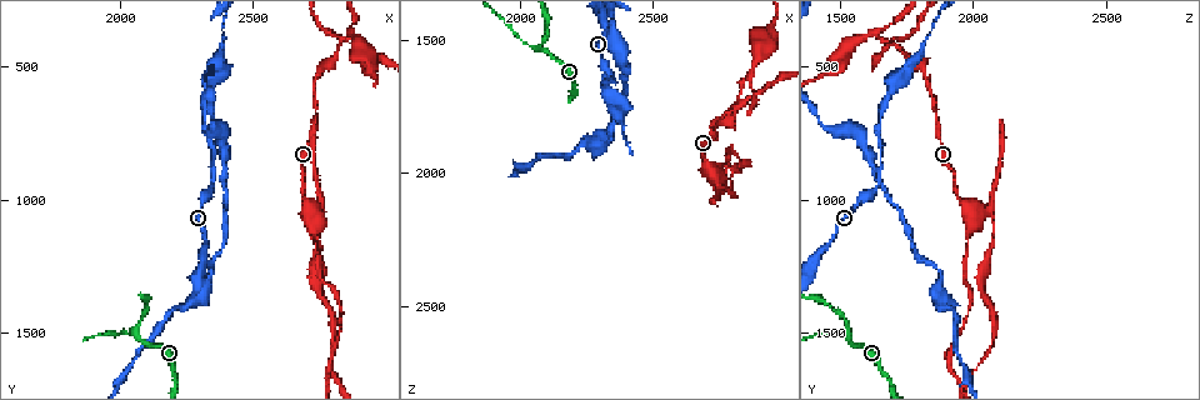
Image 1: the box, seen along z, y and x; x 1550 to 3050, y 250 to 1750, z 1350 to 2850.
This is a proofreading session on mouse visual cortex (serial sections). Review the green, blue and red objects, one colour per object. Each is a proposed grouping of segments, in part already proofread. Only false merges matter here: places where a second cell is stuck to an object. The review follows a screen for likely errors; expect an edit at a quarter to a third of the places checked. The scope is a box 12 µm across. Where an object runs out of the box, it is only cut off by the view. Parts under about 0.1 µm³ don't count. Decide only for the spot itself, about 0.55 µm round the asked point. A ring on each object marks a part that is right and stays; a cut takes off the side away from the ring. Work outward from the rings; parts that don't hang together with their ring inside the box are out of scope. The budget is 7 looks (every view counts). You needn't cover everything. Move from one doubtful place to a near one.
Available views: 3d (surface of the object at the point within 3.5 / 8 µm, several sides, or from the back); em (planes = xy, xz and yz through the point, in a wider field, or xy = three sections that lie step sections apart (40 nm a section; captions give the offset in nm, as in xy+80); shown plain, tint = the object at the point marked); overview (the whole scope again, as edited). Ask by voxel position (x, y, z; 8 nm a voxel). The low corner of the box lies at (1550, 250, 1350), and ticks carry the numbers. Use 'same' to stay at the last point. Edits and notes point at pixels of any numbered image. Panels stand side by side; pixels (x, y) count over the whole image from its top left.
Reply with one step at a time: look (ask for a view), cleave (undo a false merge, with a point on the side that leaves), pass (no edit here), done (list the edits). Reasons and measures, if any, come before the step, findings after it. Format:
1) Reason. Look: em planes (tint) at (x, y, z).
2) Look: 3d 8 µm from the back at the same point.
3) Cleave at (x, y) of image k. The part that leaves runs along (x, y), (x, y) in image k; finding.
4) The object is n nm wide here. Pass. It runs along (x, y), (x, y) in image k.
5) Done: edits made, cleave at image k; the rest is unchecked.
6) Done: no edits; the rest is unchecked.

Abrupt turn. Look: 3d 8 µm at (2740, 1070, 2010).

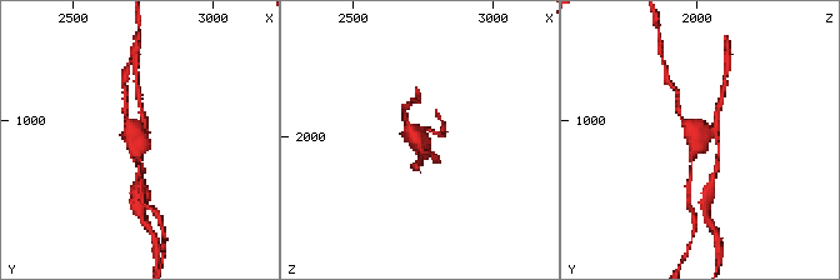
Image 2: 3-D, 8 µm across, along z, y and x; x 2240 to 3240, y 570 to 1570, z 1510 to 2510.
Look: 3d 3.5 µm from the back at (2730, 1070, 2010).

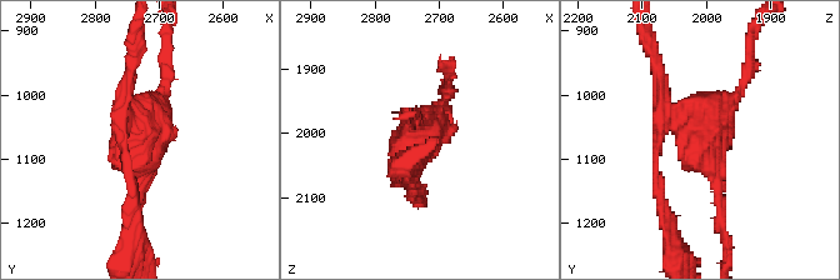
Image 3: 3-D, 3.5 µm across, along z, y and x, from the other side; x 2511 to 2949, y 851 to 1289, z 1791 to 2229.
Shape alone is not enough. Look: em xy step 5 (tint) at (2735, 1075, 2005).

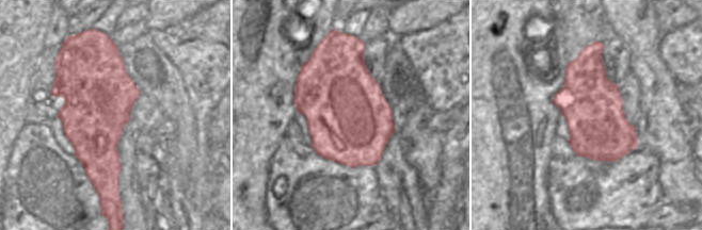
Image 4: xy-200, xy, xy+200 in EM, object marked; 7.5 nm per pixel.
The object is 650 nm wide here. Cleave at (416, 184) of image 3. The part that leaves runs along (666, 120), (656, 143), (656, 181), (669, 231) in image 3; a second cell is stuck on.

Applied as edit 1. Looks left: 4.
Look: overview.

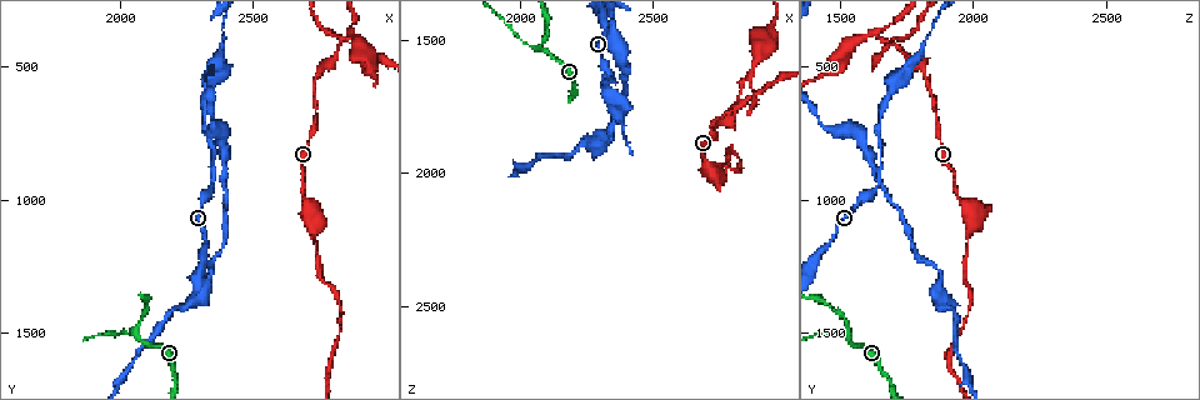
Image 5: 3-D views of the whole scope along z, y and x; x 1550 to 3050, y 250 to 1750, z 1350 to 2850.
Four-way junction. Look: 3d 8 µm at (2350, 930, 1660).

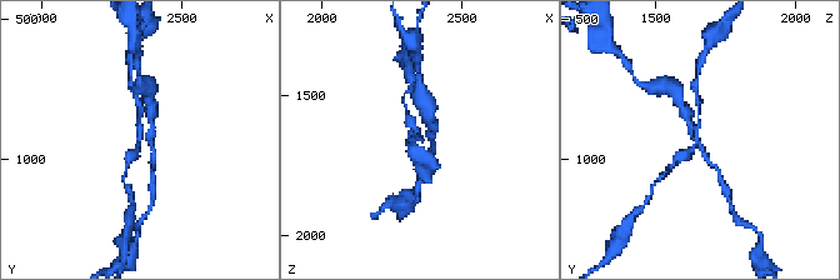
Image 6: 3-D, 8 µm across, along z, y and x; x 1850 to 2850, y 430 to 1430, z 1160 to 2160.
Closer look. Look: 3d 3.5 µm at (2350, 920, 1640).

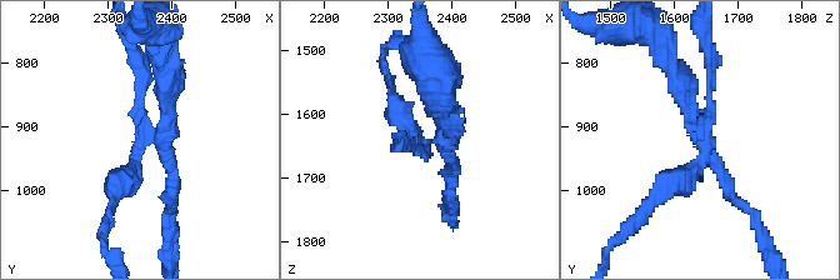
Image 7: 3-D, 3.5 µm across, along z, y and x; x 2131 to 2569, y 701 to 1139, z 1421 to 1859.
4 arms meet here; the arms are 150, 150, 200, 300 nm wide; now the EM. Look: em xy step 2 (tint) at (2355, 920, 1650).

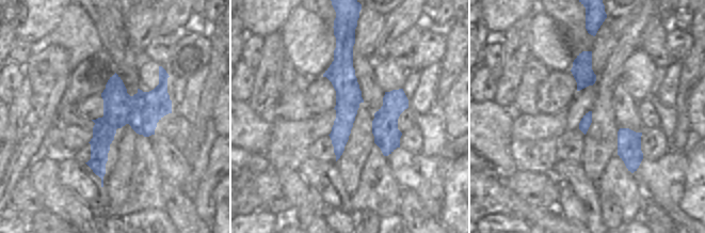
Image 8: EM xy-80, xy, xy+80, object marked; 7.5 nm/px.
The object is 190 nm wide here. Cleave at (724, 178) of image 7. A border runs along (132, 96), (131, 113), (128, 123) in image 8; a second cell is stuck on.

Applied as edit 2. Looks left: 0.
Done: edits made, cleave at image 3, cleave at image 7; the rest is unchecked.

